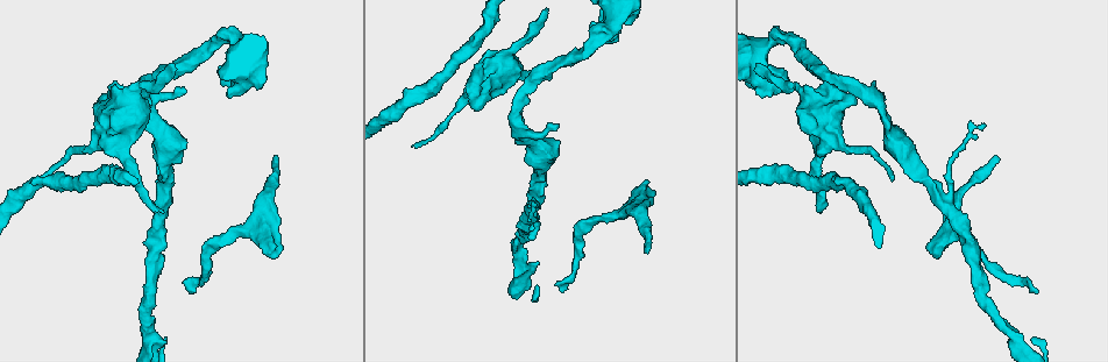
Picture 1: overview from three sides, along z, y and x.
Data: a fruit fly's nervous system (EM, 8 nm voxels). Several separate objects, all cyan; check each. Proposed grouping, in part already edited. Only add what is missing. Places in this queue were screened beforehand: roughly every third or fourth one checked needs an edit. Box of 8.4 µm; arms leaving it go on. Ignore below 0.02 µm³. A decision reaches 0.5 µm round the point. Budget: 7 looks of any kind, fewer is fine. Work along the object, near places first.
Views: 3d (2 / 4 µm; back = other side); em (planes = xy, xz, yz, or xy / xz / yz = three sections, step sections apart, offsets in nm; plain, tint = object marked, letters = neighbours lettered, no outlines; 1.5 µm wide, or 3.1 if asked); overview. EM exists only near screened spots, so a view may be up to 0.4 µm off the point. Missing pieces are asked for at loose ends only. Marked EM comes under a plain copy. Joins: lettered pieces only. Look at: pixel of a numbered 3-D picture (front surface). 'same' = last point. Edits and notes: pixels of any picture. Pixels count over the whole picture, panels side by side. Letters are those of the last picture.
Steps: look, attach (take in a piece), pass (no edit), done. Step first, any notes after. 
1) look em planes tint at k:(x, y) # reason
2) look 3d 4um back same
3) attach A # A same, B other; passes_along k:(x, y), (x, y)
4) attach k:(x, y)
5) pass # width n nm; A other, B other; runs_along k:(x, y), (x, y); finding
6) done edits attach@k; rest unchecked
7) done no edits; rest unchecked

look 3d 2um back at 1:(892, 181) # thin end

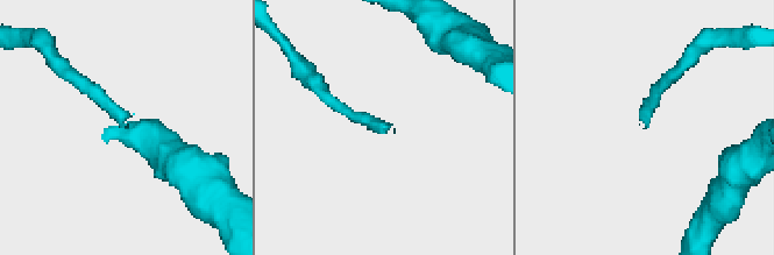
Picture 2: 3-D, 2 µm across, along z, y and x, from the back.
look em planes letters at 2:(388, 124)

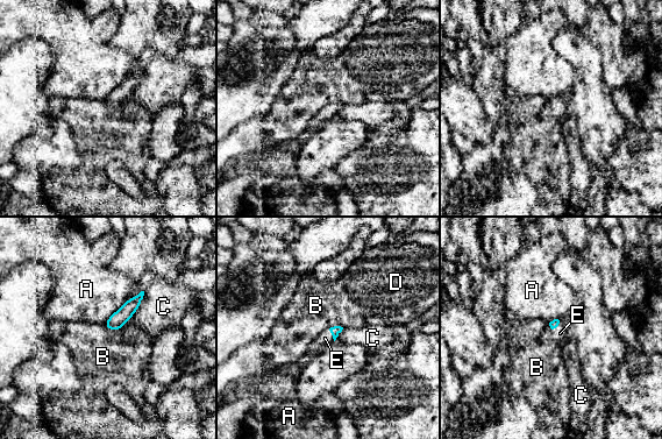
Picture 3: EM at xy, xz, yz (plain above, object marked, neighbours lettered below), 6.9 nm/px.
attach E # A other, B other, C other, D other, E same; the neuron continues

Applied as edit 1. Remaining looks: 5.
look 3d 4um at 1:(853, 103) # thick end

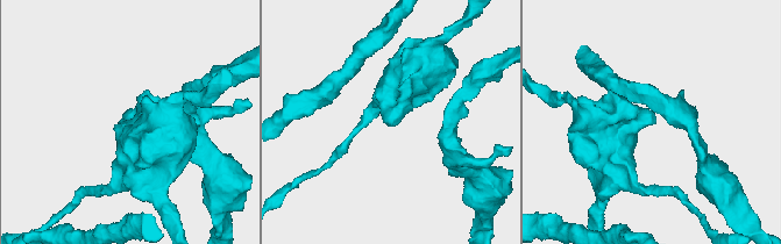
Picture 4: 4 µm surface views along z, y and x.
look em yz step 8 tint at 4:(384, 120) # need the tissue

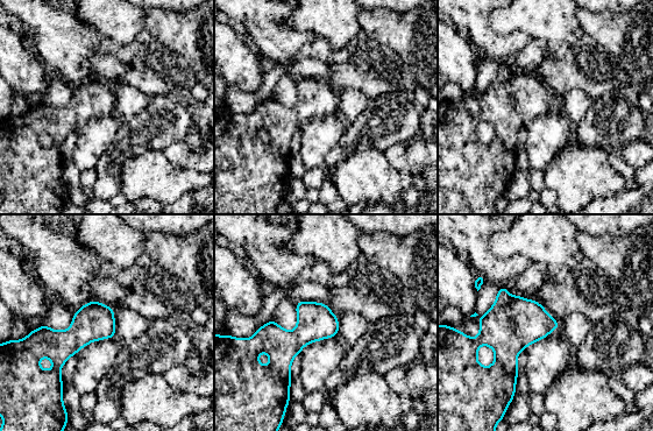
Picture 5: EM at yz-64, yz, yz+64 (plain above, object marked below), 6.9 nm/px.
look em yz step 8 letters same # what lies round it

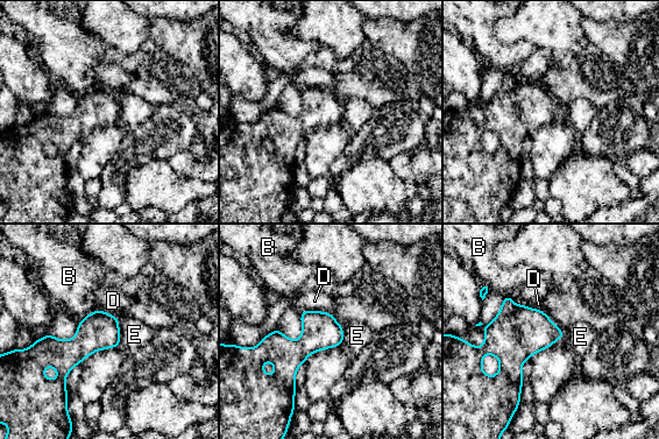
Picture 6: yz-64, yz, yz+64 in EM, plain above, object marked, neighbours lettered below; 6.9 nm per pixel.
pass # B other, D other, E other; no lettered piece goes on from it

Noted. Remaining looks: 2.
look em xy step 4 letters at 1:(934, 251) # free end

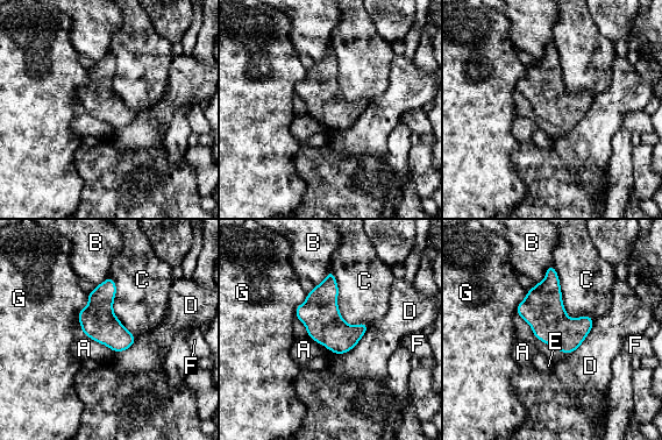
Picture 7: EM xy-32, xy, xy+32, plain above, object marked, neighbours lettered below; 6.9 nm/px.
look em planes letters same

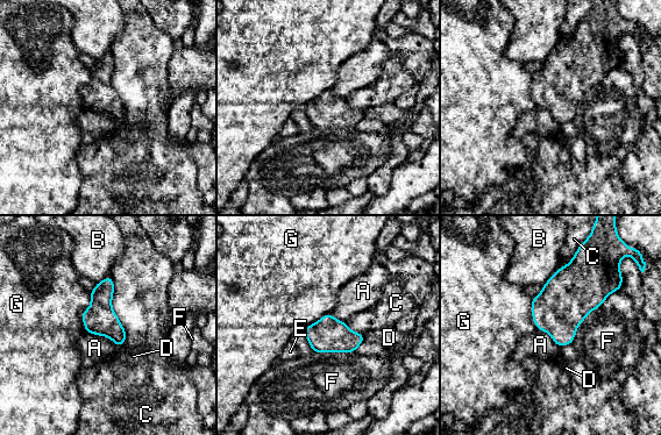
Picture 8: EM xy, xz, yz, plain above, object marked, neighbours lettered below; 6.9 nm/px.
pass # A other, B other, C other, D other, E other, F other, G other; border 8:(87, 332), (106, 335), (119, 348); no lettered piece goes on from it

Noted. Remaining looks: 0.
done edits attach@3; rest unchecked

